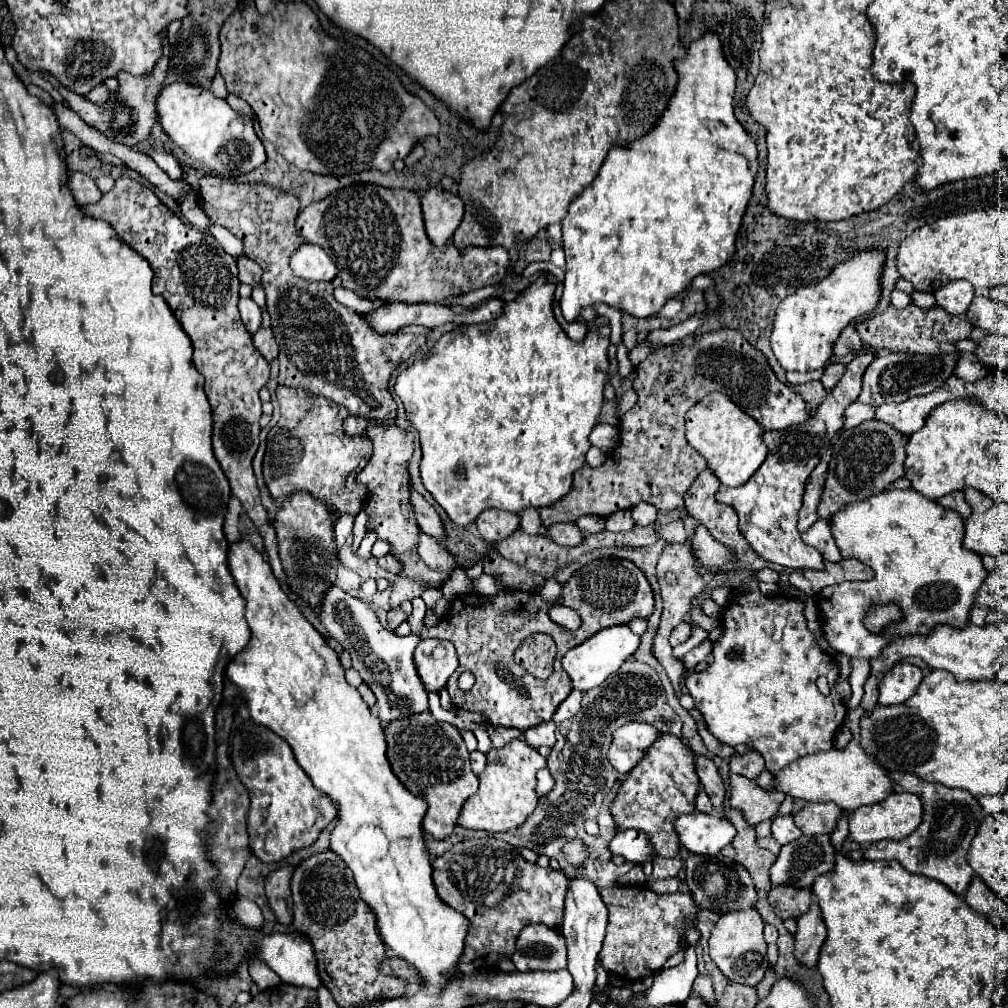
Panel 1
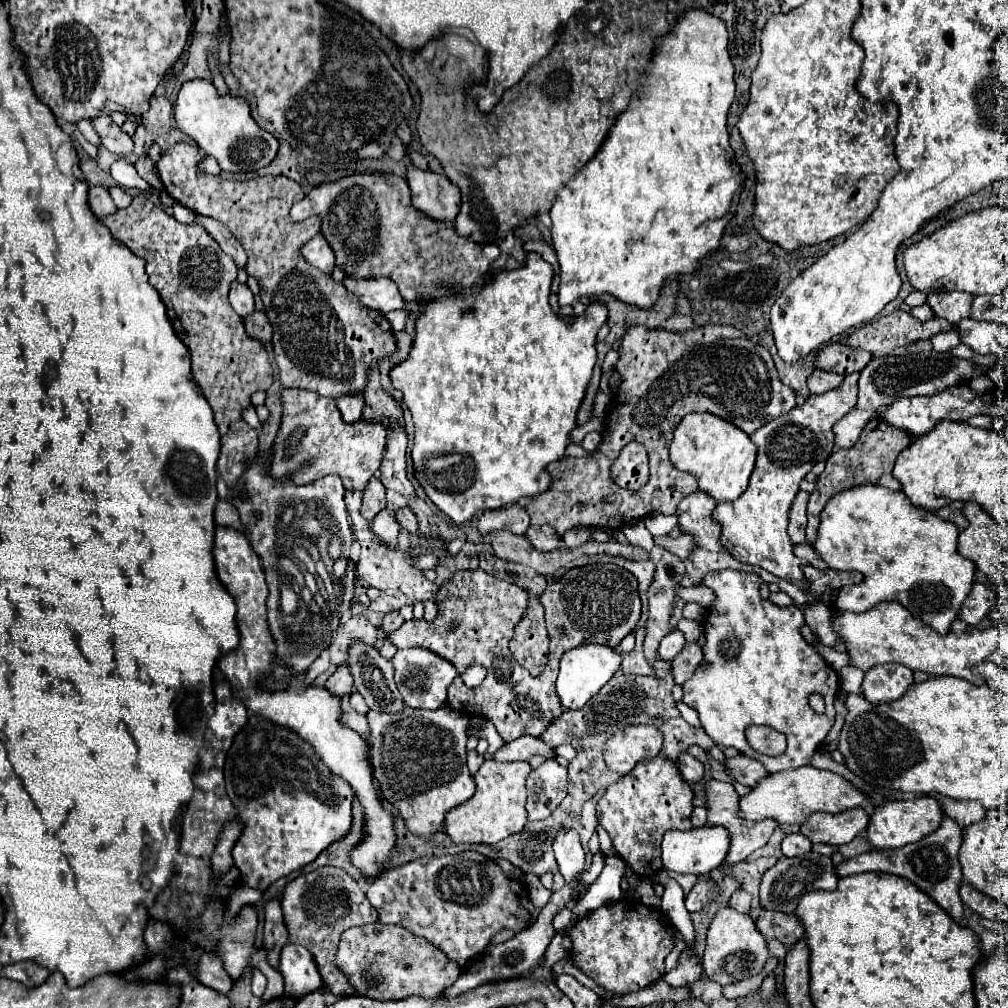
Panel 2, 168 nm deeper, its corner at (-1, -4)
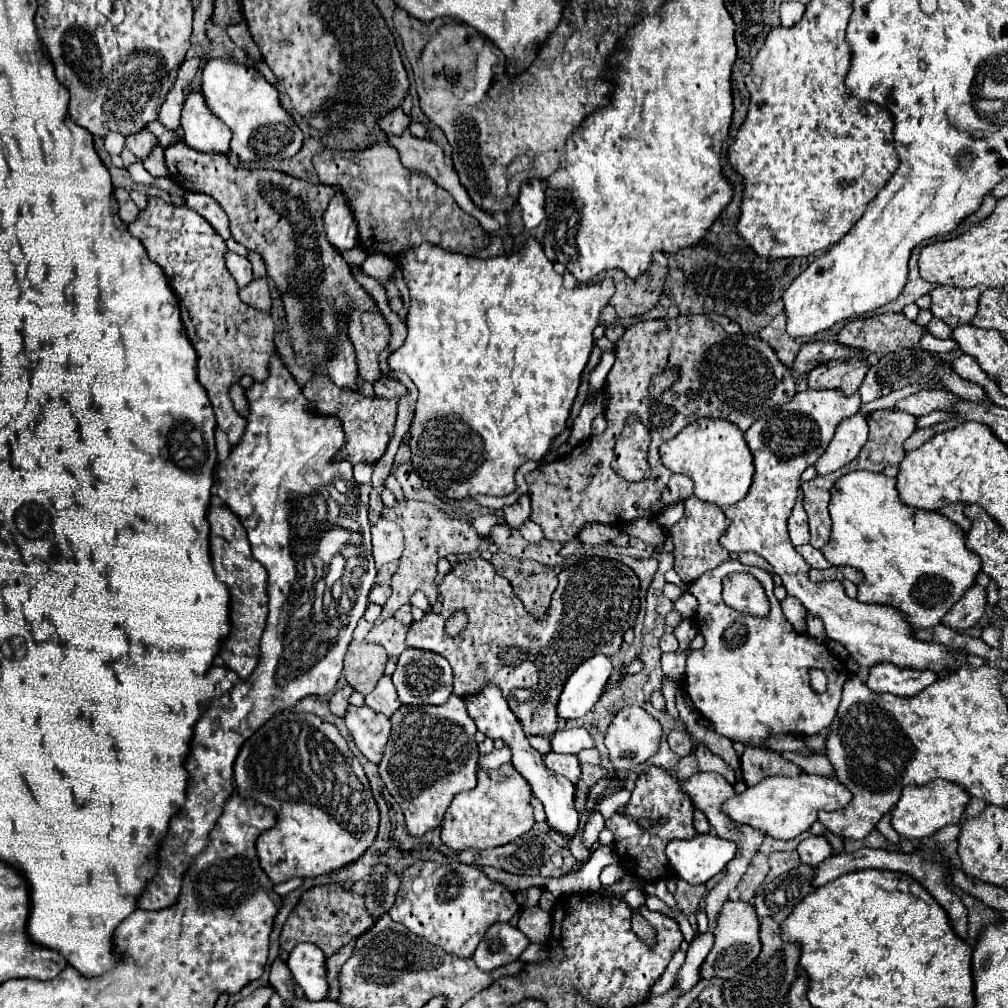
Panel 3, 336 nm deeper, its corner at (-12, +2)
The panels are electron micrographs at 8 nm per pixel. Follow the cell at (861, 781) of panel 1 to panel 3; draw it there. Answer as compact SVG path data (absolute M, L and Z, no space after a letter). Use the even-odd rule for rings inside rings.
M801 771L799 777L767 777L759 785L749 787L745 793L735 795L723 805L723 811L735 823L747 823L755 829L765 831L769 837L777 839L795 839L807 831L815 821L819 811L835 811L845 807L851 801L851 791L845 785L839 785L837 779L825 775L811 775Z

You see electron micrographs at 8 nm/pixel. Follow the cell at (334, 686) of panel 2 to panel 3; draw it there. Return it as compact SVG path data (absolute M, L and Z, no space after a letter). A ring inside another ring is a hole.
M345 685L345 687L341 687L341 689L331 697L329 707L331 707L331 711L333 711L335 715L343 717L345 709L347 709L347 705L349 705L349 697L351 697L351 693L353 693L353 689L351 689L349 685Z

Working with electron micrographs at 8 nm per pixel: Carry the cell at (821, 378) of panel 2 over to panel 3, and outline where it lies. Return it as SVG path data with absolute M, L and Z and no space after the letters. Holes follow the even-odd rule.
M853 359L853 361L829 361L827 365L817 365L815 369L811 369L807 373L809 377L809 387L811 389L841 389L845 395L853 395L859 385L863 383L865 375L867 375L869 363L865 359Z

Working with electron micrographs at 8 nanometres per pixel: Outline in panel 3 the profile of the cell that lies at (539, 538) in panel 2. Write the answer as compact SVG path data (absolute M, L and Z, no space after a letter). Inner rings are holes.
M525 521L525 525L521 525L521 535L529 541L529 543L539 543L539 541L543 541L545 537L543 537L543 531L539 529L539 525L535 525L533 521Z

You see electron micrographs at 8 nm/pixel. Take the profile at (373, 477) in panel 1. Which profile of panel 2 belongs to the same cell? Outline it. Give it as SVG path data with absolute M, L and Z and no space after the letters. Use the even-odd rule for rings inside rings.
M372 365L370 373L366 377L366 387L364 387L364 409L362 409L362 419L384 419L388 415L396 415L396 419L404 419L402 407L396 403L394 397L382 391L380 387L380 373L378 367Z

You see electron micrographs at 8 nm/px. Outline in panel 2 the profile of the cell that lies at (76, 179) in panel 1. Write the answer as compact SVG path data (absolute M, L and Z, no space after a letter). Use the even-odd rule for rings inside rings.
M90 187L90 207L94 211L96 217L106 217L106 215L112 215L116 213L116 205L108 193L106 187Z

